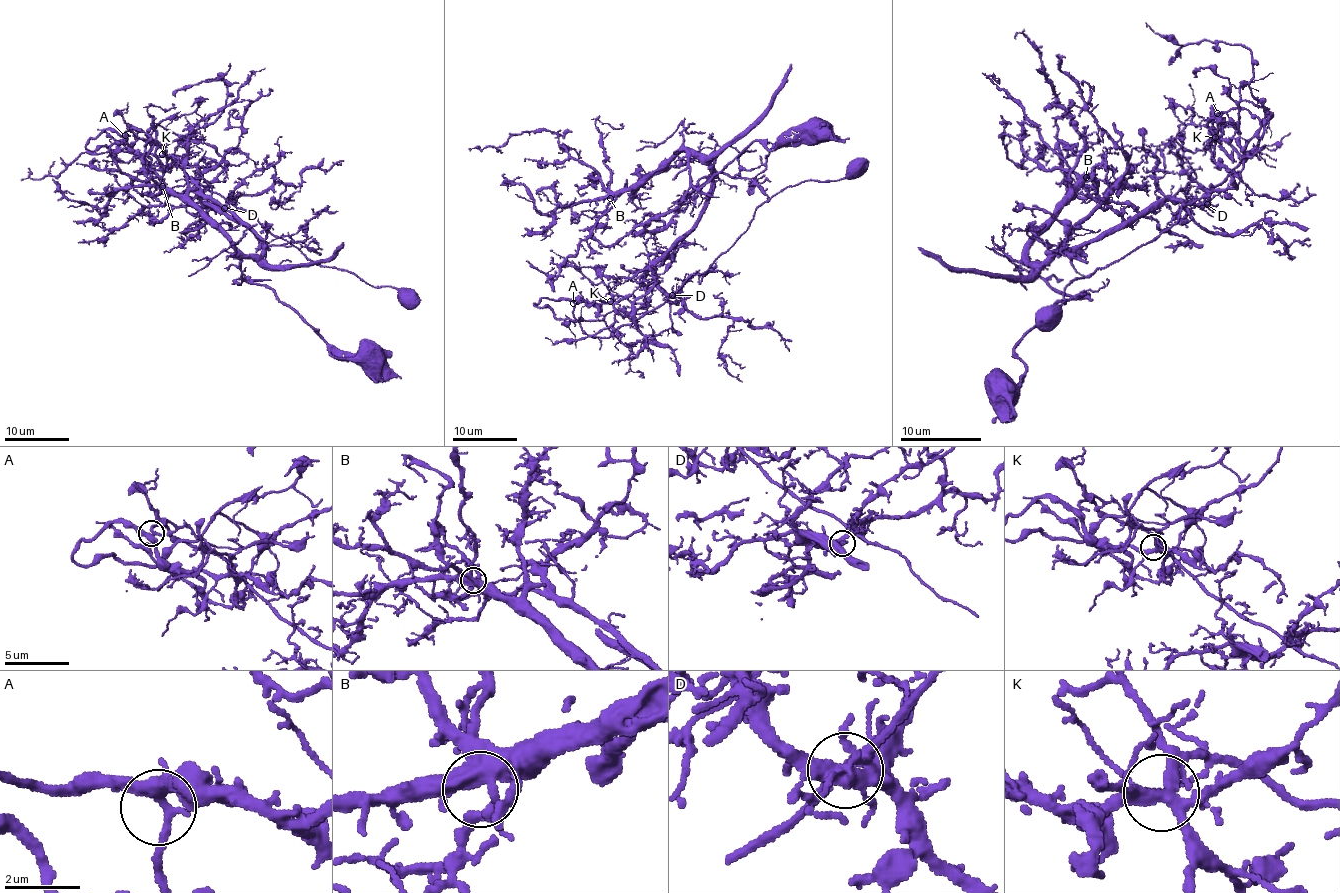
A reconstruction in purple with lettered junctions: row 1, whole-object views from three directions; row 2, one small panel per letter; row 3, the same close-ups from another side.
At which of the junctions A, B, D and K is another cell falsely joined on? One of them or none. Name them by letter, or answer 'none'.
D

